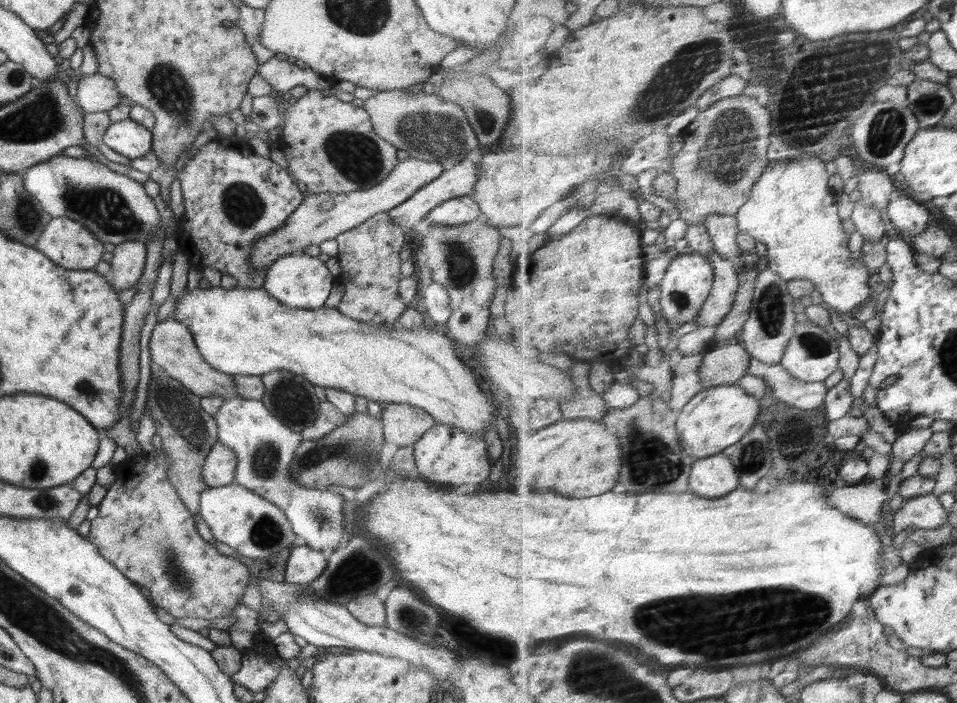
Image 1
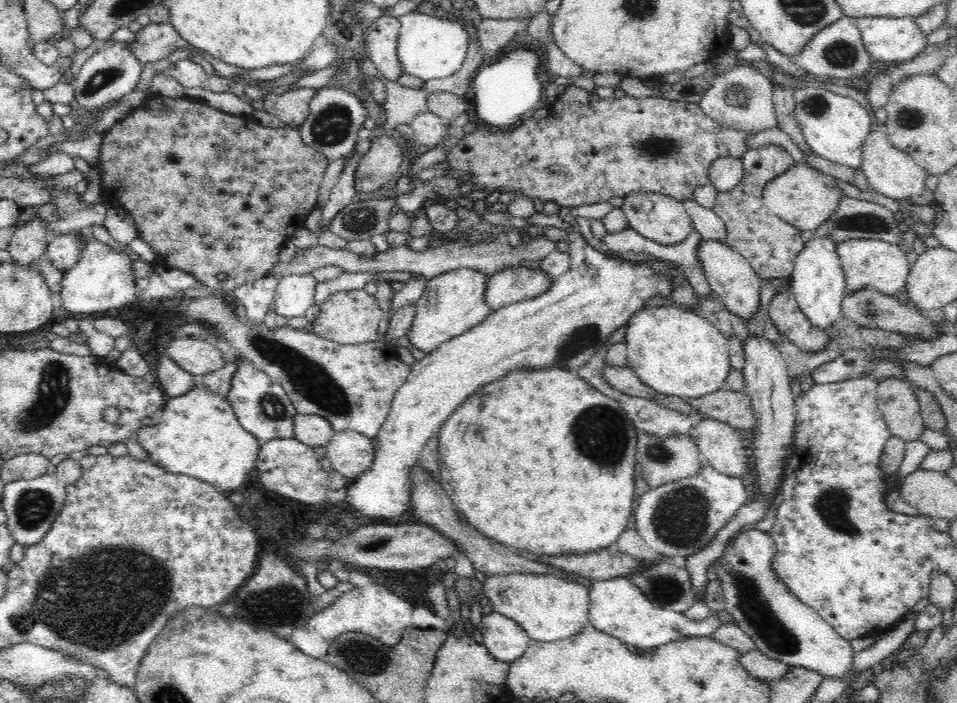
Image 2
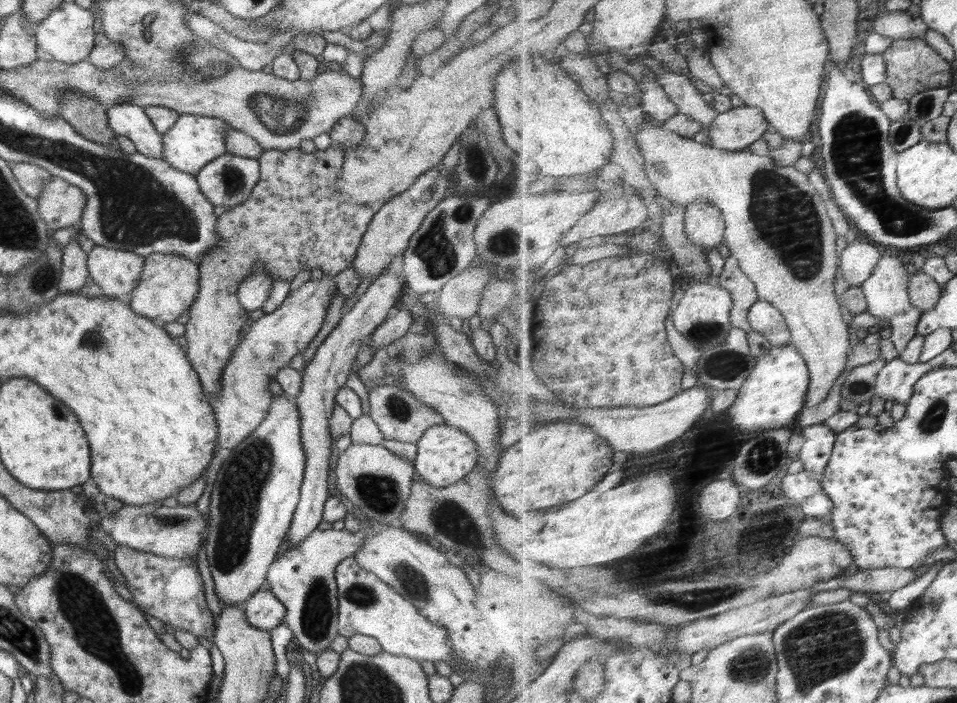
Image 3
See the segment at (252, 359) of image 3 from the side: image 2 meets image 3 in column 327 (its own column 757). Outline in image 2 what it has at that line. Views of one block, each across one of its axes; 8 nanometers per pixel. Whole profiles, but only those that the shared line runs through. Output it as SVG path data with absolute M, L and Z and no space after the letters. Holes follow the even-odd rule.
M702 238L698 246L697 257L715 295L734 316L747 323L758 312L760 287L764 280L756 274L753 266L744 256L725 242Z

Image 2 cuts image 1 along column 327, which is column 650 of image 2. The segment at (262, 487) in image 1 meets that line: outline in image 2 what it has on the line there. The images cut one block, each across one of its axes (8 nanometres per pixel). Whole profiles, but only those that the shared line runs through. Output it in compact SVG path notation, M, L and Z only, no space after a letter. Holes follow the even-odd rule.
M702 463L699 471L688 478L664 483L640 496L638 508L634 510L635 530L651 550L665 556L692 556L700 552L726 526L742 506L747 495L740 477L722 474Z

